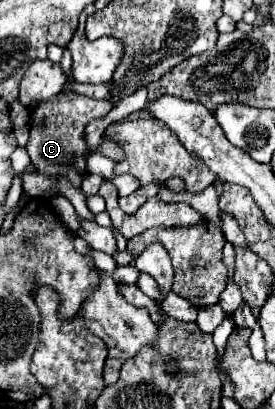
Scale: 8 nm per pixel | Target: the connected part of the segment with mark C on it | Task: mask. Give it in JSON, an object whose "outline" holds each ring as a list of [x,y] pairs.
{"outline":[[[60,92],[58,96],[54,96],[54,100],[46,100],[40,102],[32,112],[30,112],[30,138],[26,144],[26,152],[32,160],[32,166],[36,172],[46,174],[46,176],[54,176],[54,178],[68,178],[70,184],[74,188],[80,188],[82,180],[88,176],[88,158],[98,152],[102,156],[112,158],[114,162],[122,162],[126,158],[126,154],[122,152],[122,144],[118,144],[116,140],[110,140],[110,136],[102,134],[102,140],[96,148],[92,148],[86,142],[86,124],[90,120],[98,120],[102,116],[106,116],[112,110],[110,100],[92,100],[86,96],[80,96],[76,92]]]}

